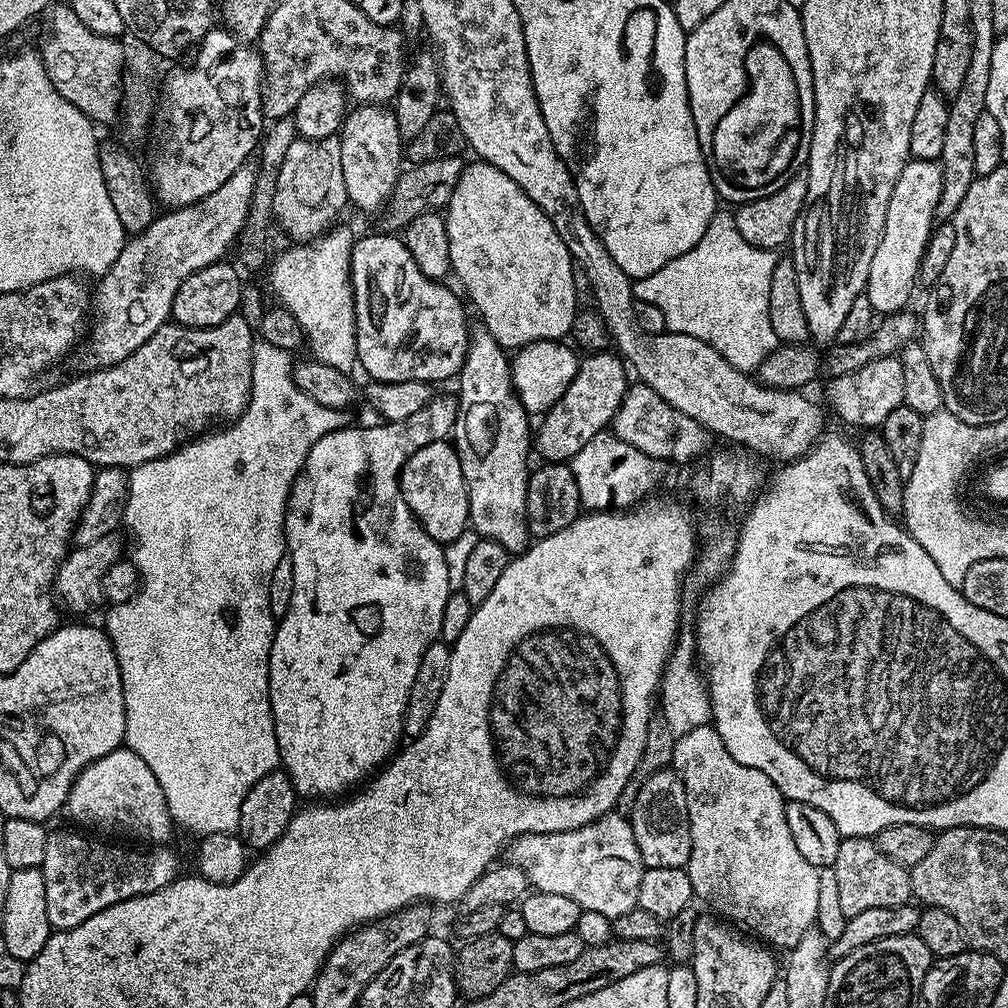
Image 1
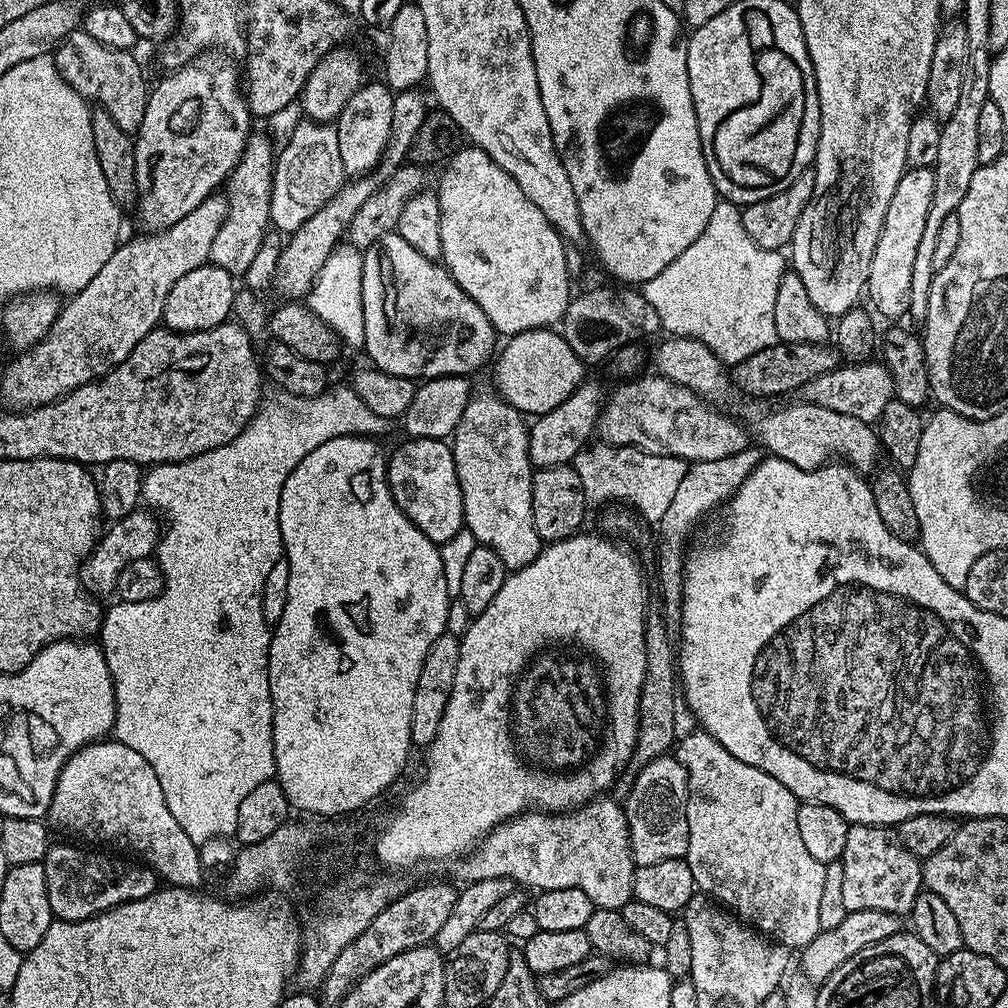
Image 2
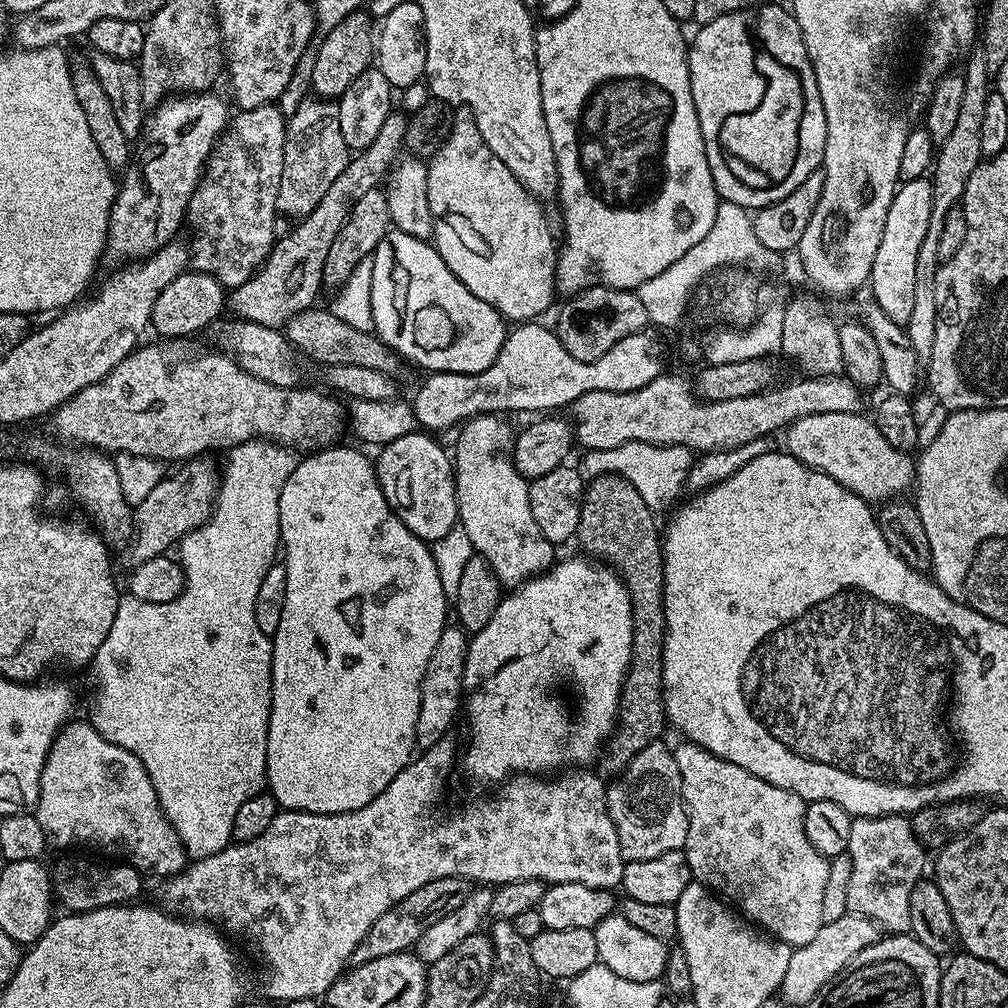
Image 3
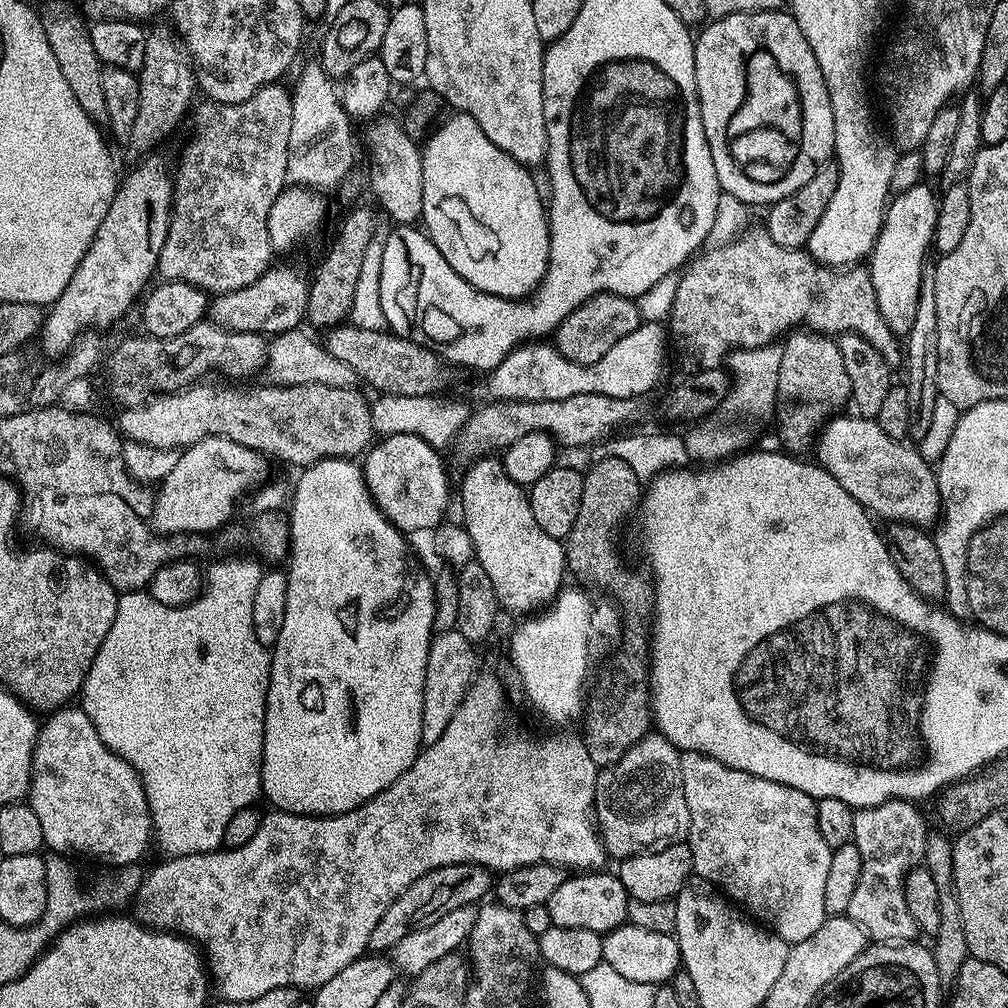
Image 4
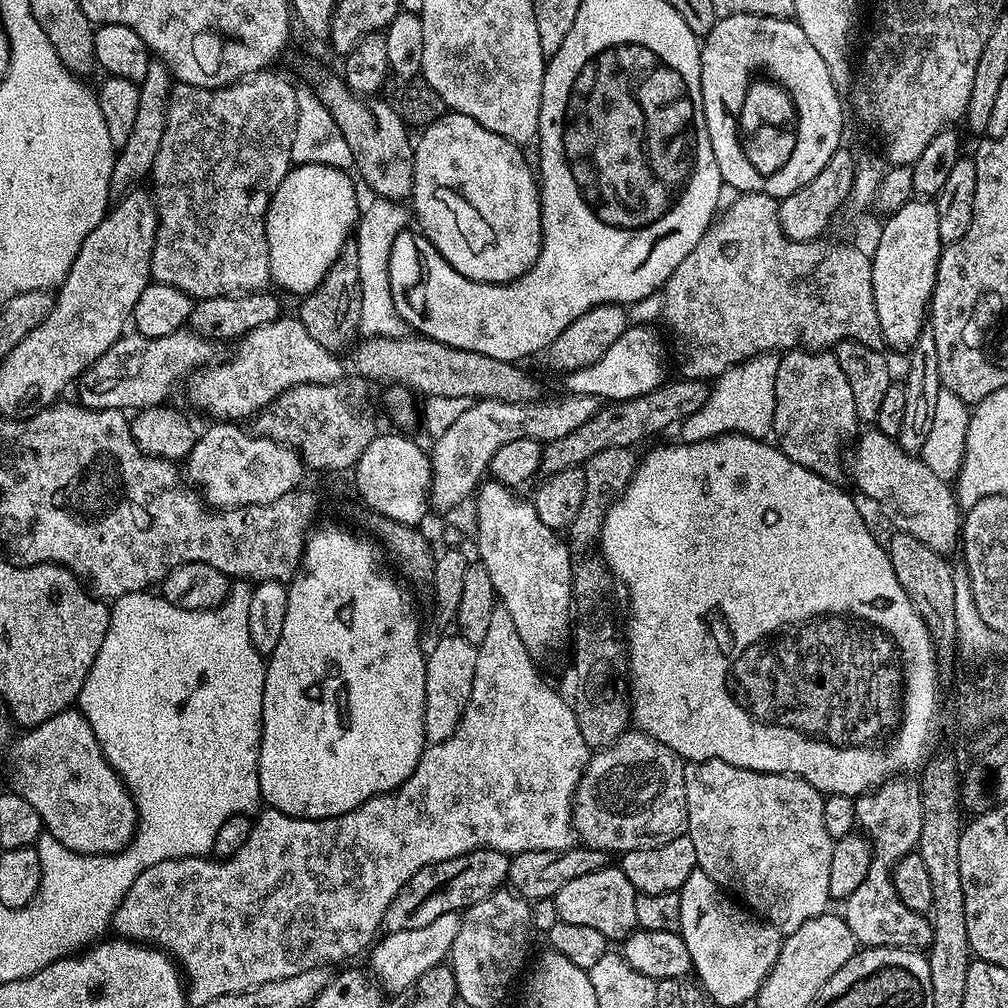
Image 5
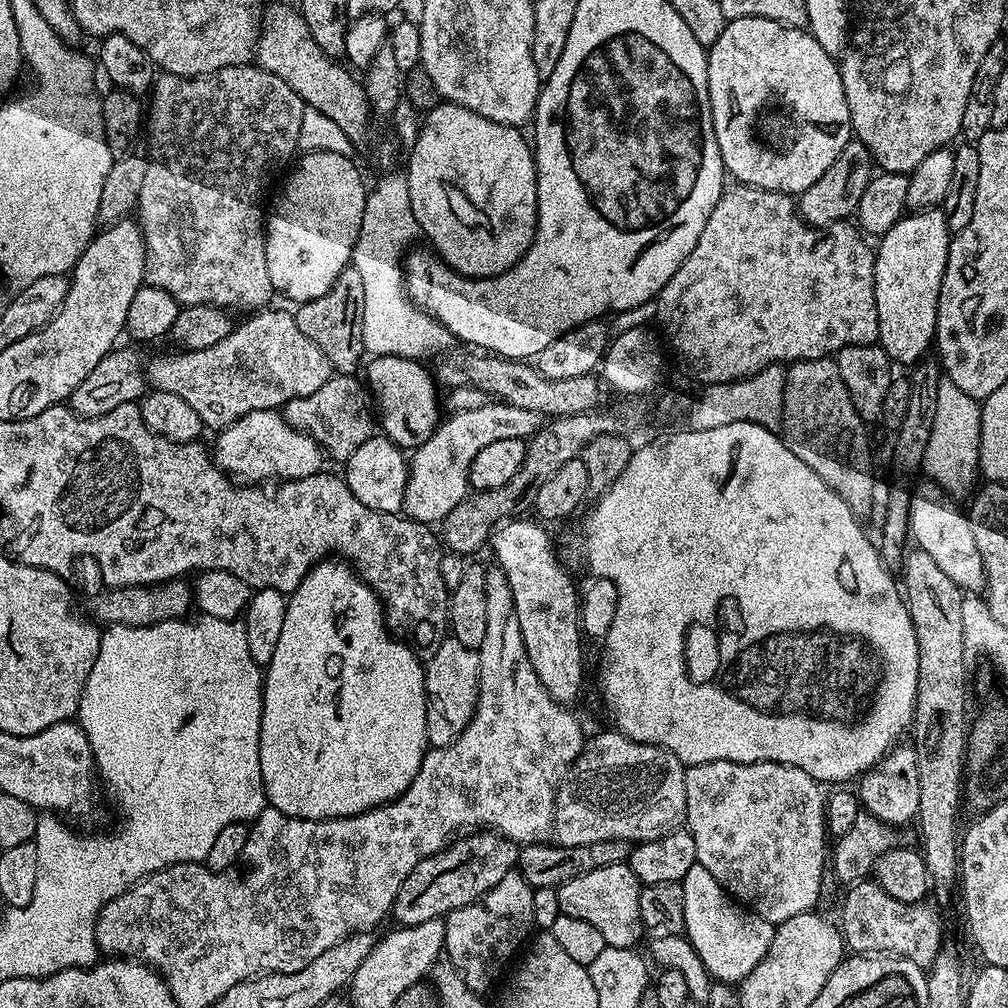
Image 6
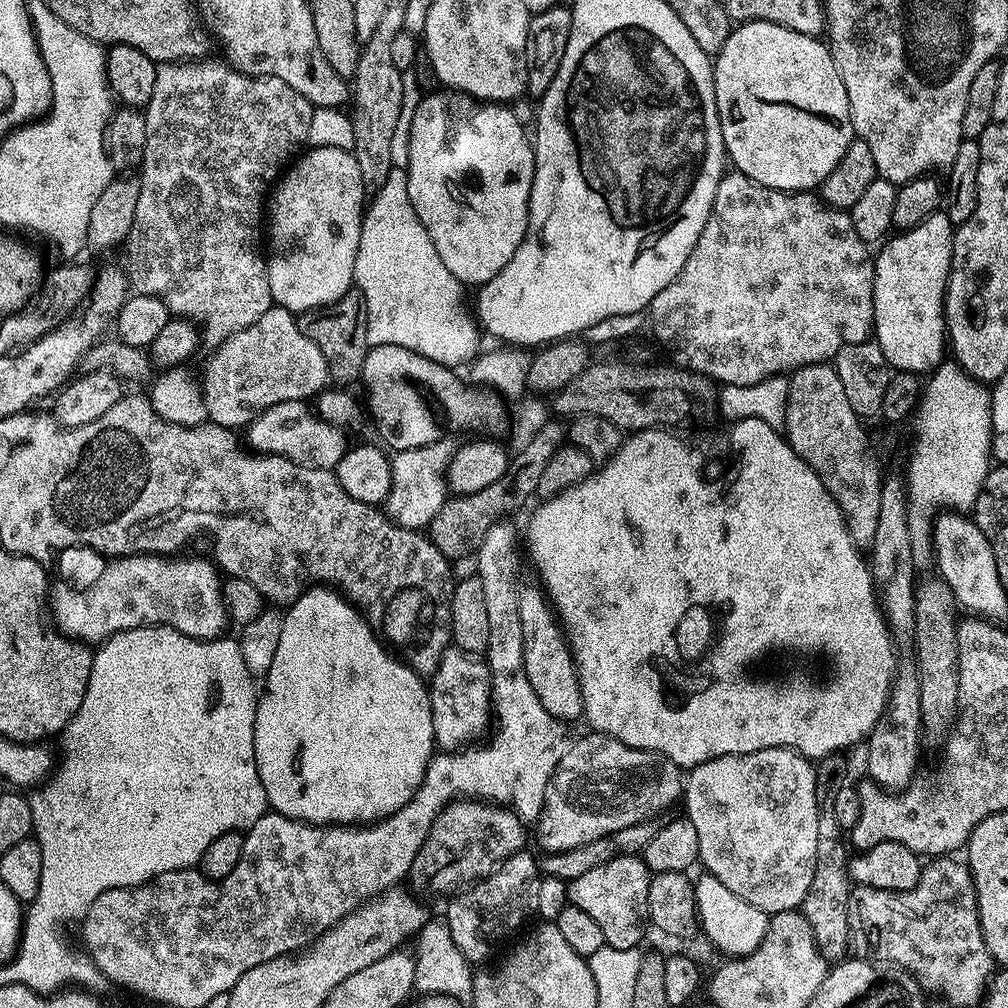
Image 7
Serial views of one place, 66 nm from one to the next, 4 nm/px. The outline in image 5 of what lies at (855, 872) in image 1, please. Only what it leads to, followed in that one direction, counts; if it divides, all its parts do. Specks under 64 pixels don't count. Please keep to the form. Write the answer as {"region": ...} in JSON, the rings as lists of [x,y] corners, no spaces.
{"region":[[[901,774],[890,776],[884,783],[875,788],[871,794],[855,797],[856,823],[859,831],[868,837],[872,844],[872,861],[867,878],[850,894],[850,898],[843,901],[842,915],[846,926],[850,926],[850,934],[854,934],[857,945],[865,948],[915,948],[927,949],[932,942],[932,926],[929,919],[916,911],[910,910],[904,902],[898,898],[898,894],[892,885],[892,871],[903,856],[917,851],[922,834],[922,818],[924,807],[920,797],[919,783],[911,775]]]}

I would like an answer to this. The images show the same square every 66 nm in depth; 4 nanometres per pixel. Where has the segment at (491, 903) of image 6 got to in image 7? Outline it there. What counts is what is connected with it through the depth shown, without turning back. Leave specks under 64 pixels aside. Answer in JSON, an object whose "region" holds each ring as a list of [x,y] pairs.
{"region":[[[528,850],[516,852],[503,860],[489,876],[455,893],[447,901],[449,904],[446,923],[450,930],[450,938],[454,938],[454,946],[458,946],[458,950],[467,958],[469,964],[479,965],[479,960],[486,959],[511,932],[516,932],[523,926],[528,915],[531,917],[535,913],[538,906],[538,882],[542,873],[537,857],[535,855],[532,857],[530,852]]]}

